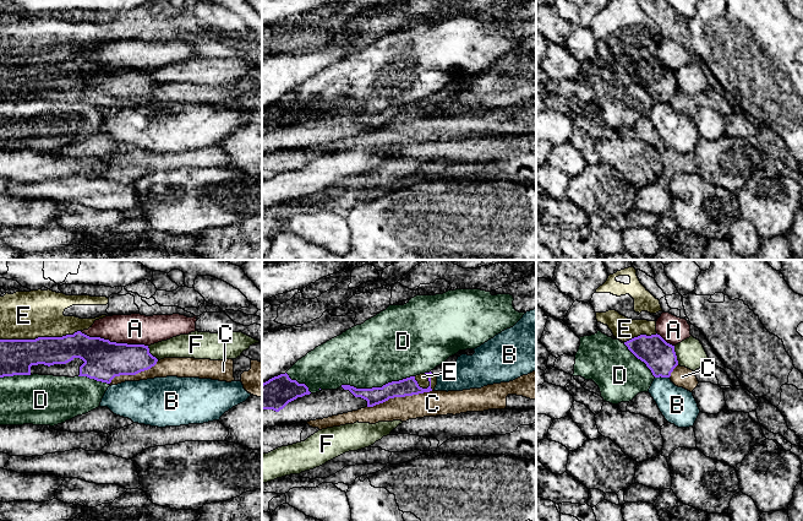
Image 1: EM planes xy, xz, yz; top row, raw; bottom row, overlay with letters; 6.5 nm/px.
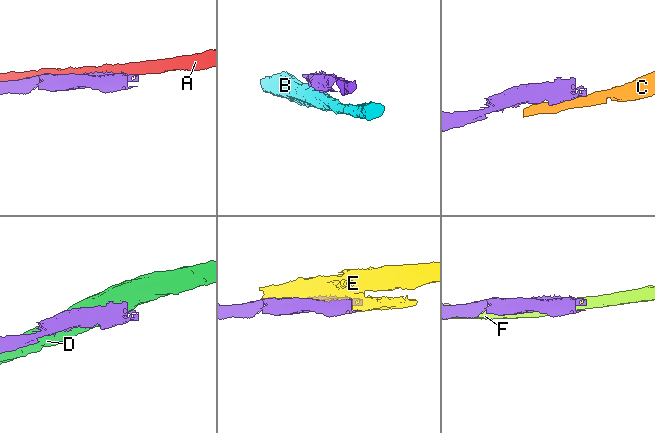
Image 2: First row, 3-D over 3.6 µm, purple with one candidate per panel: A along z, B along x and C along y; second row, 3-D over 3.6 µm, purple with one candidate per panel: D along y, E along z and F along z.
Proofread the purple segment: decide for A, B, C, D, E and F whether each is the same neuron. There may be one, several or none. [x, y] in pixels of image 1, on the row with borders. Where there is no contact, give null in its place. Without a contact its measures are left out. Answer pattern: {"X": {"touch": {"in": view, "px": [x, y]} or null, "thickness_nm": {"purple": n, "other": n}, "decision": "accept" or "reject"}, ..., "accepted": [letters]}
{"A": {"touch": {"in": "xy", "px": [114, 342]}, "thickness_nm": {"purple": 260, "other": 200}, "decision": "reject"}, "B": {"touch": {"in": "yz", "px": [661, 376]}, "thickness_nm": {"purple": 200, "other": 240}, "decision": "reject"}, "C": {"touch": {"in": "xz", "px": [399, 396]}, "thickness_nm": {"purple": 120, "other": 170}, "decision": "reject"}, "D": {"touch": {"in": "xz", "px": [377, 387]}, "thickness_nm": {"purple": 120, "other": 440}, "decision": "reject"}, "E": {"touch": {"in": "xy", "px": [39, 337]}, "thickness_nm": {"purple": 220, "other": 320}, "decision": "reject"}, "F": {"touch": {"in": "yz", "px": [676, 356]}, "thickness_nm": {"purple": 200, "other": 190}, "decision": "reject"}, "accepted": []}

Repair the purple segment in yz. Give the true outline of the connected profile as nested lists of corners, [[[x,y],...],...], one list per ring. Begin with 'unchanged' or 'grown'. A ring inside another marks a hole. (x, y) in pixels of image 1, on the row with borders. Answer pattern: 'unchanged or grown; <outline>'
unchanged; [[[640,335],[624,344],[651,370],[655,378],[670,378],[678,365],[674,346],[667,343],[660,335]]]

